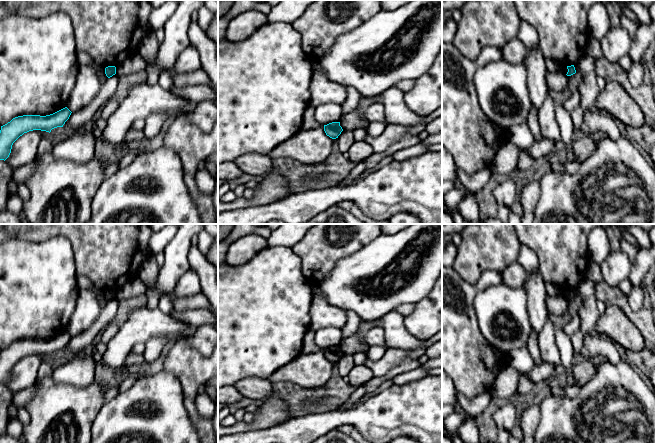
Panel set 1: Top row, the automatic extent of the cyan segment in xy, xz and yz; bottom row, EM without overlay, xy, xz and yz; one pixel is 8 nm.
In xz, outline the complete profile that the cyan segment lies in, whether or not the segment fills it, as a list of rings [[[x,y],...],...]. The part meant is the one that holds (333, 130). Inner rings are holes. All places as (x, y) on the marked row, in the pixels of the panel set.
[[[332,122],[327,125],[324,125],[324,131],[326,135],[330,138],[336,139],[341,134],[343,129],[340,126],[340,122]]]

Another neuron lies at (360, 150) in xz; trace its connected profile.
[[[355,141],[350,149],[347,151],[347,153],[348,160],[357,164],[371,156],[374,153],[374,150],[372,146],[365,141]]]

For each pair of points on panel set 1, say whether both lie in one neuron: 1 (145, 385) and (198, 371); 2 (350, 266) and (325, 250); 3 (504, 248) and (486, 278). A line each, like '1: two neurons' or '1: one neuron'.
1: two neurons
2: two neurons
3: two neurons

